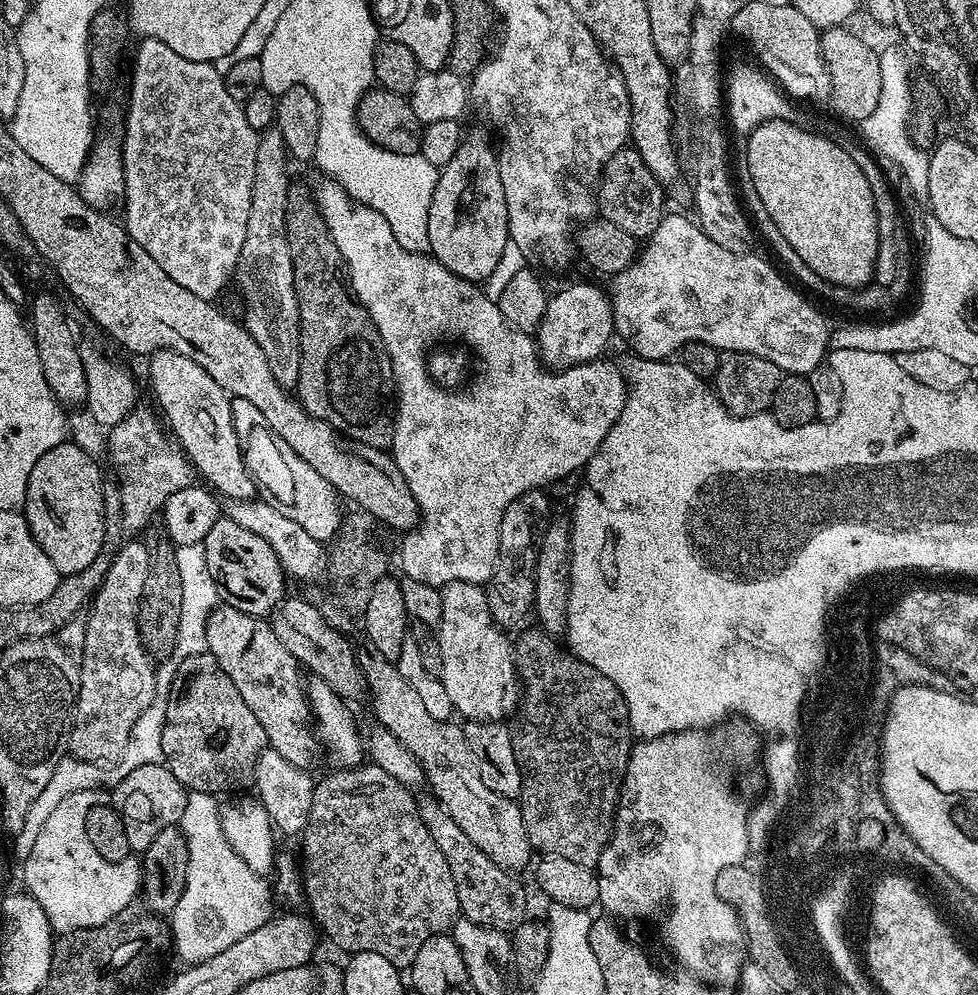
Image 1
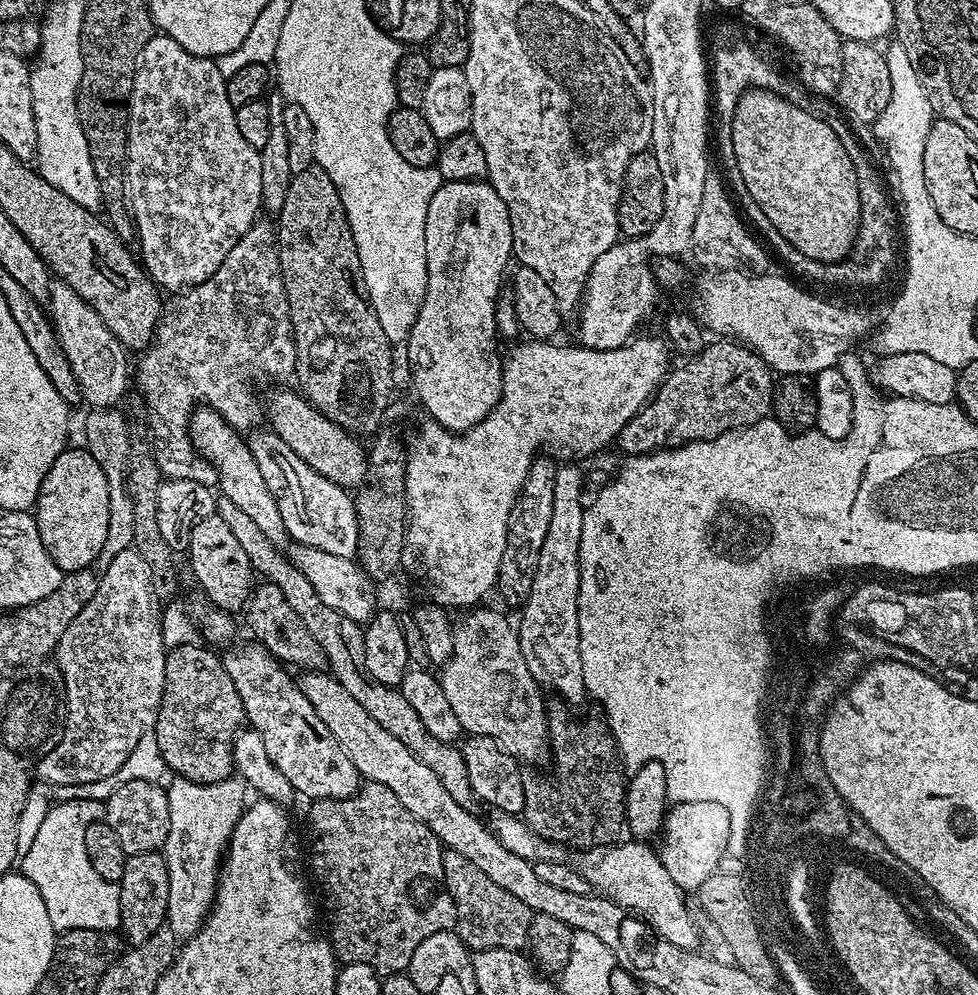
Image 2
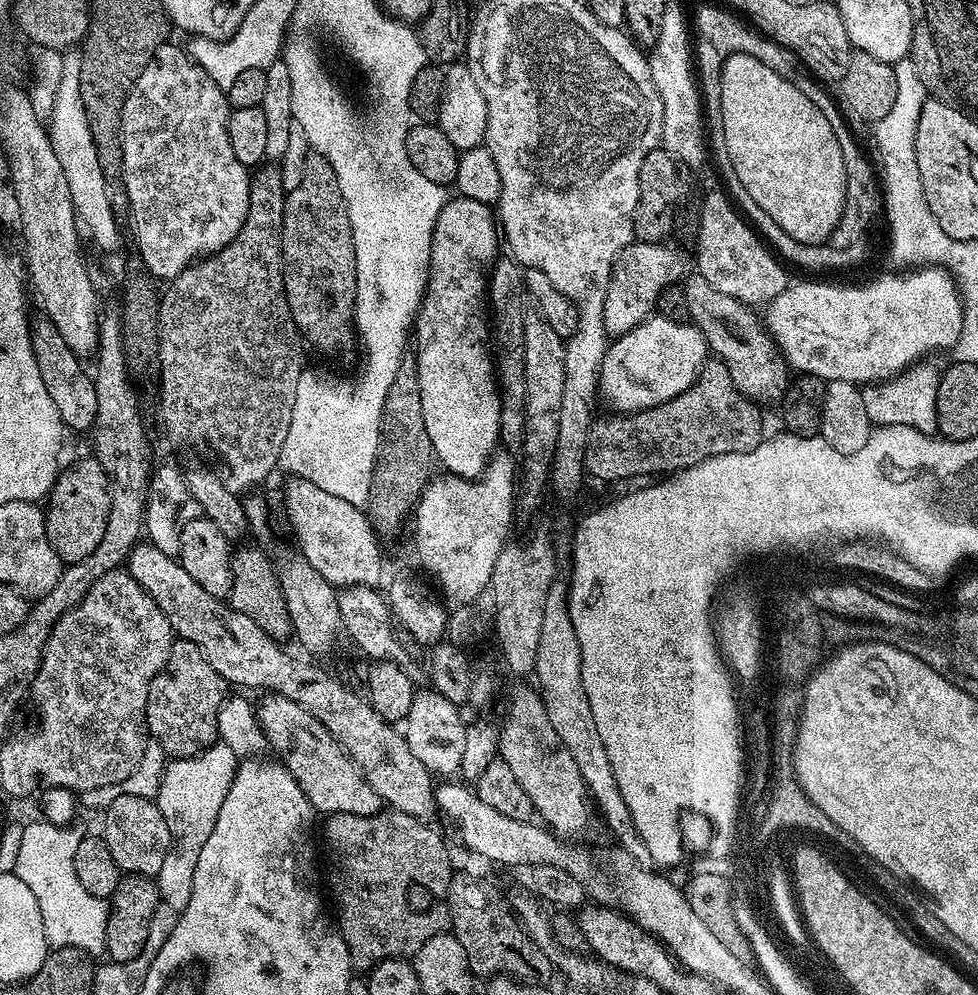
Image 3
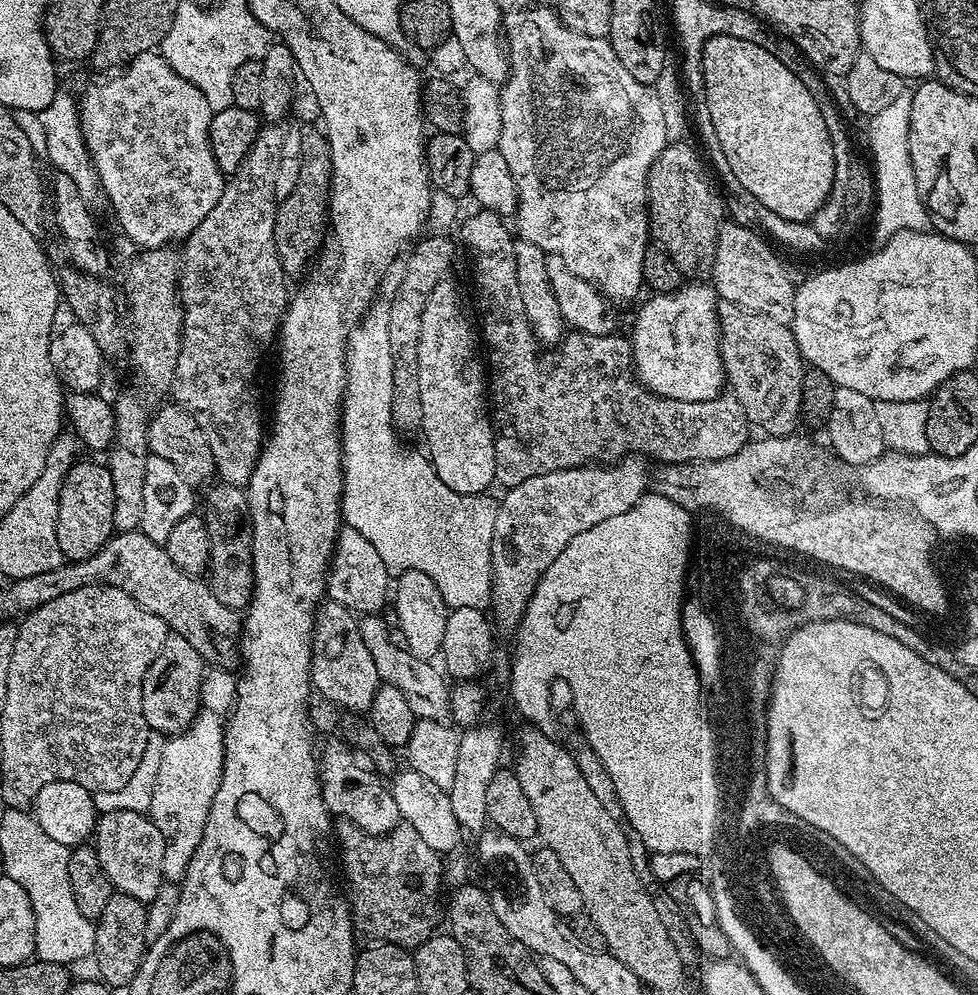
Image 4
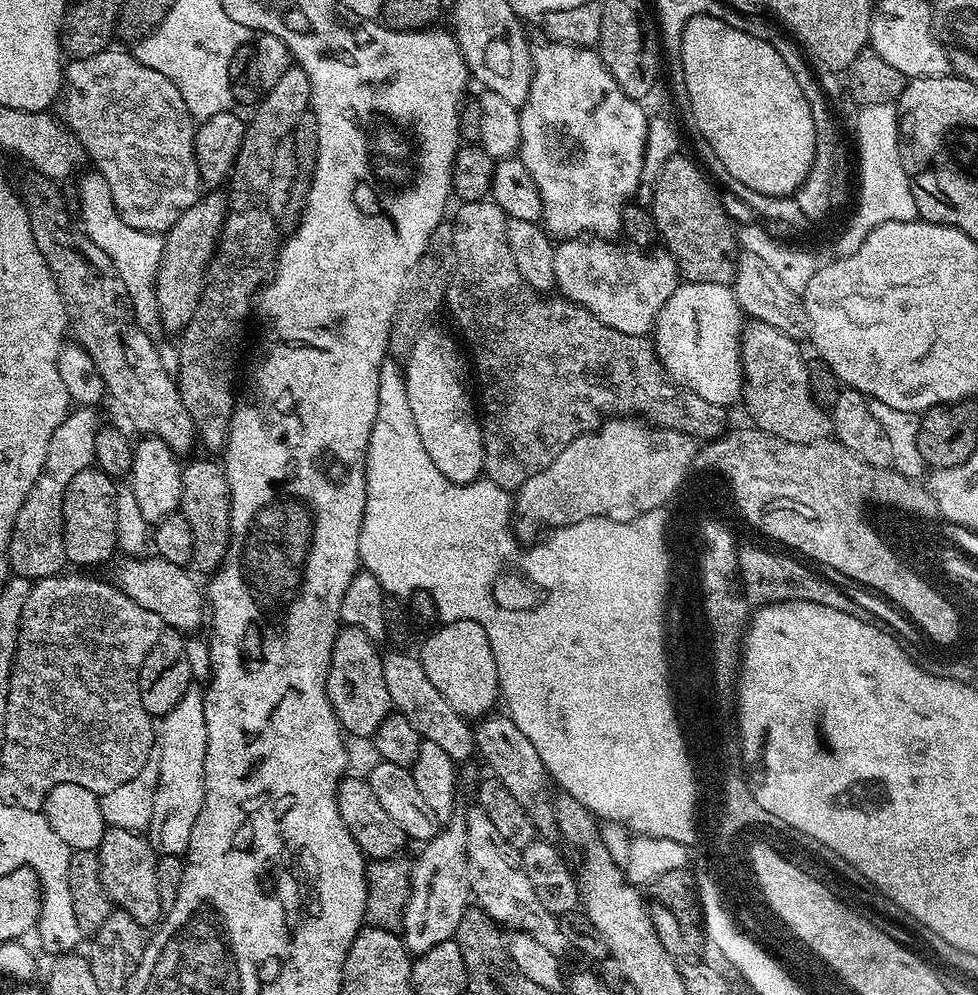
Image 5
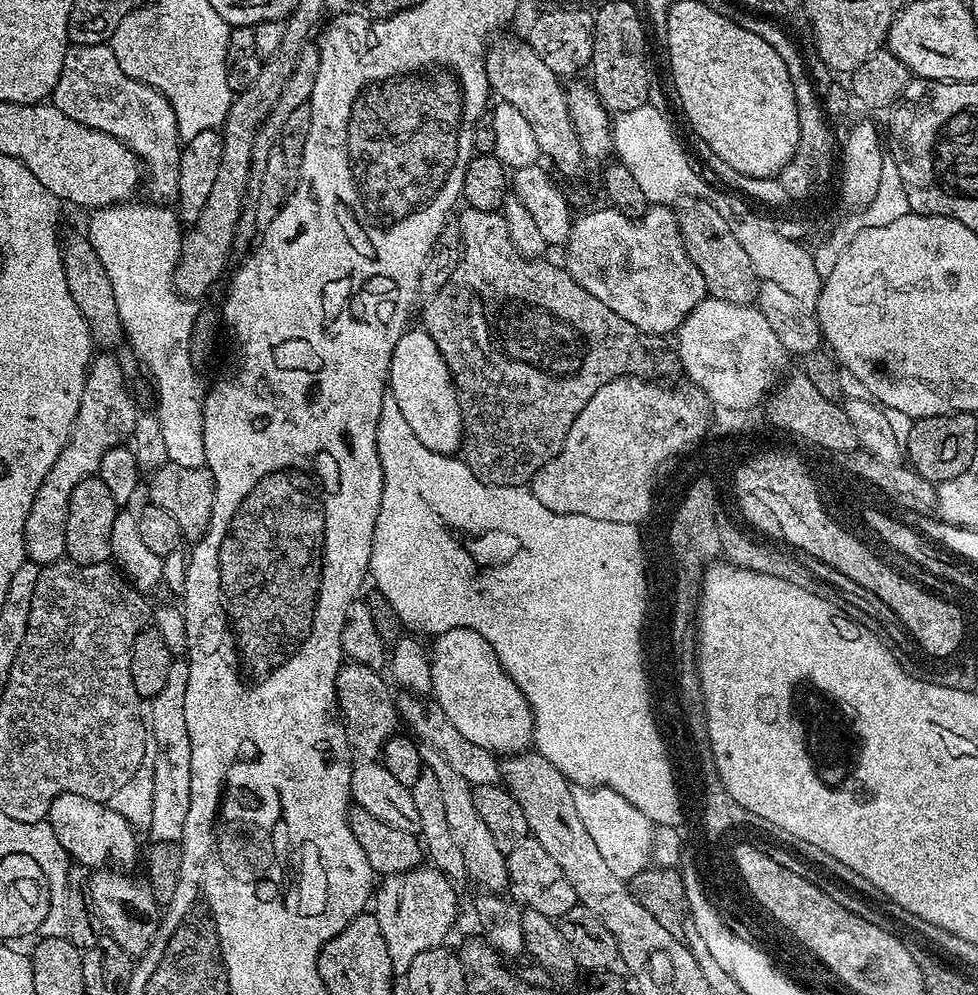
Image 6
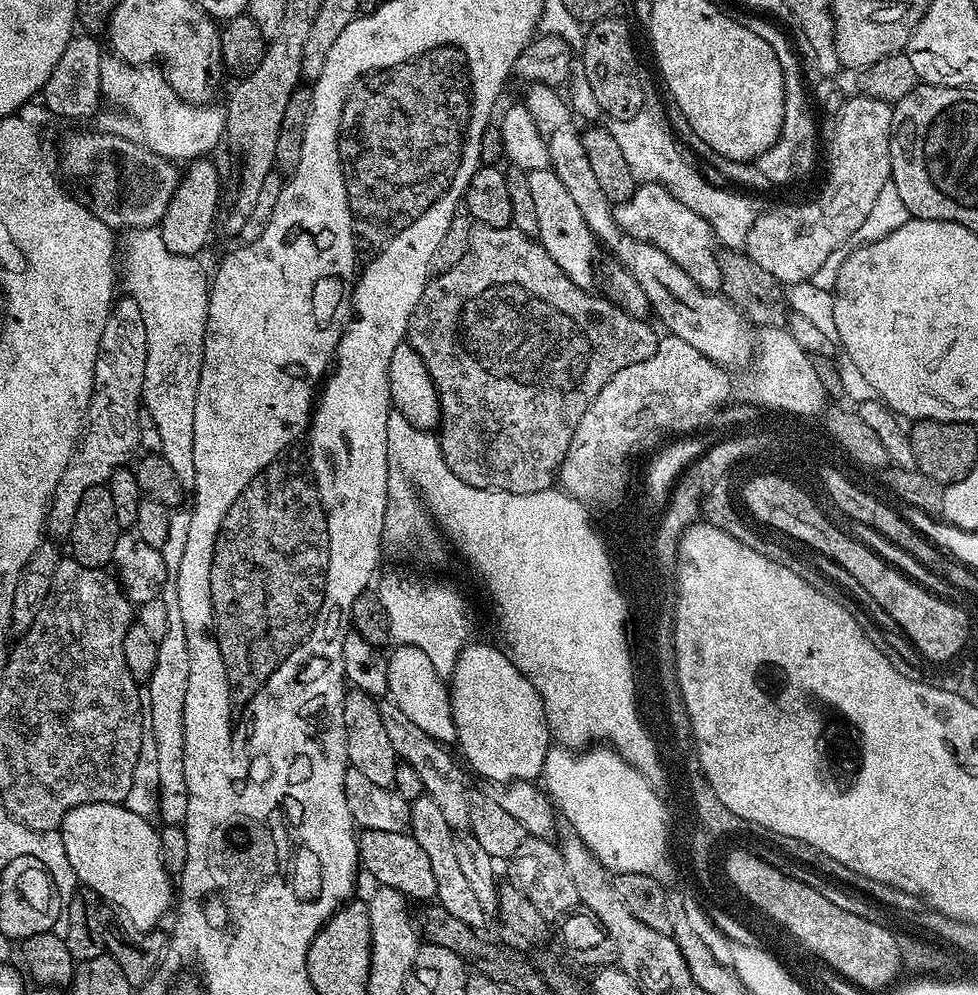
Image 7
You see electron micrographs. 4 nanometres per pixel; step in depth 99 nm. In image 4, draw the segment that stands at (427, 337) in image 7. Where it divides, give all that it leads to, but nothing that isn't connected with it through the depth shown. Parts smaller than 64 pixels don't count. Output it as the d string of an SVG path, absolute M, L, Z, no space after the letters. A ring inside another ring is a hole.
M476 210L476 213L470 215L462 224L460 228L460 232L462 234L462 240L465 246L470 249L470 254L472 256L472 272L474 274L474 282L476 284L476 294L478 296L478 302L480 304L480 310L482 312L482 326L480 325L480 330L482 333L482 340L486 342L486 348L488 350L488 360L486 356L486 362L488 365L488 378L490 381L490 396L494 398L494 402L492 401L492 421L493 421L493 444L495 446L495 474L496 479L495 481L498 484L502 484L504 488L513 488L516 485L521 485L522 482L526 482L529 478L534 478L538 474L550 474L554 470L562 470L563 468L578 468L581 466L608 466L611 465L613 462L619 462L625 458L643 458L645 461L651 462L651 460L658 460L661 465L668 465L668 464L683 464L685 461L691 461L695 457L729 457L733 456L734 454L738 454L738 450L742 450L744 445L749 443L750 435L748 436L748 431L750 431L750 425L748 423L748 415L744 412L744 407L741 406L740 403L737 402L736 397L731 394L721 394L719 396L715 396L714 398L710 398L709 400L703 400L702 402L682 402L681 400L671 400L670 398L666 398L665 396L656 396L654 393L649 392L647 388L641 386L635 375L630 371L633 367L632 363L632 353L626 347L626 340L624 340L620 336L612 336L613 334L605 334L603 336L595 336L594 334L590 334L589 332L578 332L575 330L569 331L567 335L563 337L558 345L558 351L560 353L556 356L556 365L553 366L552 370L548 372L548 364L546 361L540 357L541 349L538 347L538 341L534 333L532 333L531 324L527 319L525 307L522 304L522 295L520 293L520 289L518 287L518 276L515 274L515 250L513 248L514 243L514 236L513 233L510 231L508 233L508 228L506 225L505 217L499 216L498 214L494 214L493 212L485 212L483 210Z

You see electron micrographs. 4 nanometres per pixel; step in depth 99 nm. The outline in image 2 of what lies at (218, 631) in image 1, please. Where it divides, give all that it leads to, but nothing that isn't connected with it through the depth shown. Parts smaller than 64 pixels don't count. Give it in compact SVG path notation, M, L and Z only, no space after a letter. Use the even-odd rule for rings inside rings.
M251 643L229 647L222 659L234 690L238 690L238 698L242 698L247 723L262 736L270 760L286 776L293 793L301 792L308 802L350 798L362 783L354 762L346 758L326 722L318 718L314 706L310 706L310 698L302 694L294 676L292 680L293 673L269 654L263 644Z

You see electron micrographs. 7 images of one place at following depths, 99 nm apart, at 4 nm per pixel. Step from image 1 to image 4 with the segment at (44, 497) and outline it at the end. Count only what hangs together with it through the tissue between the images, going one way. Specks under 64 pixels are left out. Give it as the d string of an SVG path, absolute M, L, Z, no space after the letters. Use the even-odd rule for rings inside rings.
M81 459L72 465L66 474L64 485L58 498L58 546L62 550L65 561L85 560L99 550L114 534L114 482L110 478L107 467L103 463L91 464L90 461Z

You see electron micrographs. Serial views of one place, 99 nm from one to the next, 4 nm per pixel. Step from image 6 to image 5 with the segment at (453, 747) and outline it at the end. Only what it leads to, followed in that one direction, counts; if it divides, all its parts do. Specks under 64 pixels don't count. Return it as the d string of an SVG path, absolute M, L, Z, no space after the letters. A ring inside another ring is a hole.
M388 650L382 656L382 674L386 678L386 690L390 690L390 698L395 711L400 712L410 722L414 730L419 732L424 740L434 742L436 746L446 751L457 762L463 762L468 755L476 752L476 737L474 728L466 719L463 724L460 721L464 717L438 694L438 689L430 678L426 678L426 670L422 670L419 659L415 655L407 656L404 650Z

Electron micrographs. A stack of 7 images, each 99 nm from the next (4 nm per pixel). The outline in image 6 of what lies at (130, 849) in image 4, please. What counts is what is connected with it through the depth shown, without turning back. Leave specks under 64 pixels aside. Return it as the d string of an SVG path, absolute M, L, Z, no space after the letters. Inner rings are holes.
M96 870L91 873L88 885L92 906L96 909L96 918L103 931L111 940L118 942L118 946L122 946L126 954L139 958L148 953L156 931L160 929L162 908L157 904L147 879L135 880L128 875L132 874L124 870Z

